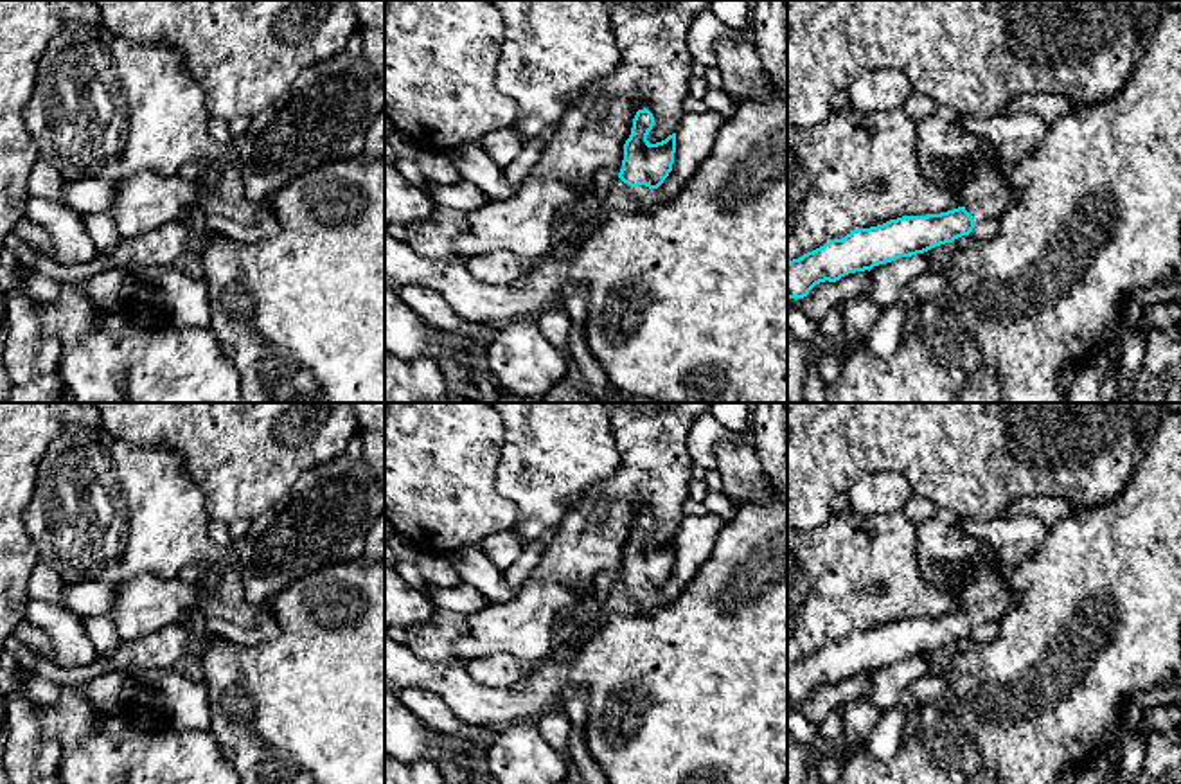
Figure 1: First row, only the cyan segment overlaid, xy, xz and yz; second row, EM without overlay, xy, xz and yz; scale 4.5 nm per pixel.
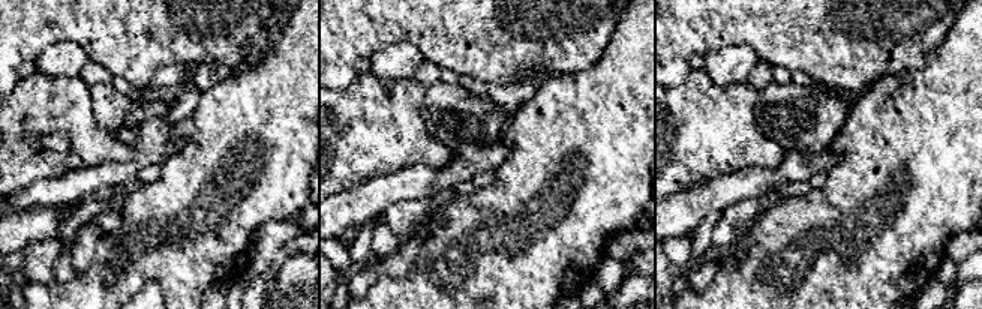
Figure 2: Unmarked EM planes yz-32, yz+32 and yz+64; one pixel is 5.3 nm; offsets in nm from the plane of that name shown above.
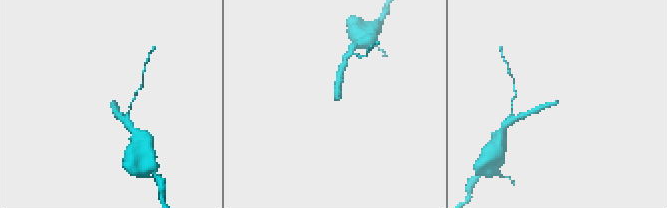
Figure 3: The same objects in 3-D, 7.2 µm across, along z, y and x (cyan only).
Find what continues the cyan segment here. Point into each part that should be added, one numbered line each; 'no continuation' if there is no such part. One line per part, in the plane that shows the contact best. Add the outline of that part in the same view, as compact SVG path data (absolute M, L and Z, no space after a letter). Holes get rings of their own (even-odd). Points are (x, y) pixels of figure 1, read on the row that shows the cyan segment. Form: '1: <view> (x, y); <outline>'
1: xz (649, 200); M618 176L609 178L611 189L629 189L633 196L640 201L640 209L636 212L640 214L651 214L660 205L660 196L656 189L649 189L645 185L631 187L624 183Z

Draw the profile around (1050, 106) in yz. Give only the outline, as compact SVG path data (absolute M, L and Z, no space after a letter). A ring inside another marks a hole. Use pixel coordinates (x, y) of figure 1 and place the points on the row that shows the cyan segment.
M1057 94L1021 95L1016 101L1008 102L999 115L1014 117L1019 113L1035 113L1048 126L1052 126L1061 117L1071 113L1077 106L1079 104Z

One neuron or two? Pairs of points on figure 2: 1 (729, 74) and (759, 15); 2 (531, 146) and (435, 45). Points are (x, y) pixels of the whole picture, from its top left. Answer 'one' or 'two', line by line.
1: two
2: two

